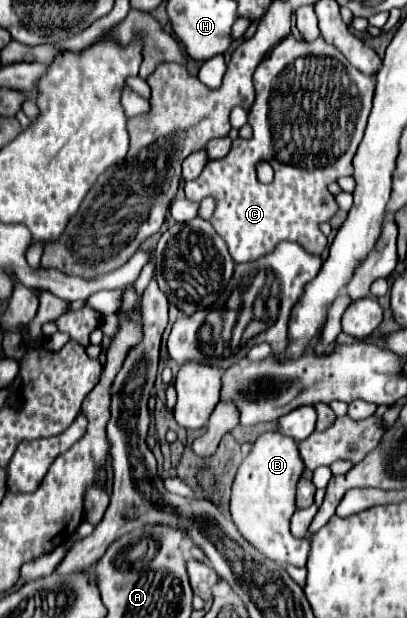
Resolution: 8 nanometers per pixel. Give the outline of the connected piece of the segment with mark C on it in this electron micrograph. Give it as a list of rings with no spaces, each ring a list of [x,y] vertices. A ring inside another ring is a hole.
[[[286,37],[280,41],[268,57],[254,71],[256,101],[248,113],[248,123],[254,129],[250,141],[236,139],[226,157],[208,161],[196,181],[186,183],[186,197],[200,203],[204,197],[214,197],[216,209],[210,219],[216,233],[228,243],[234,263],[254,261],[264,253],[270,253],[280,241],[300,243],[314,255],[322,255],[326,249],[326,237],[320,231],[320,223],[330,221],[338,211],[338,205],[326,185],[340,177],[352,175],[352,157],[364,137],[366,119],[372,109],[374,77],[366,77],[344,59],[344,55],[328,45],[322,37],[308,43]],[[266,159],[276,175],[274,181],[264,185],[256,177],[256,163]]]

